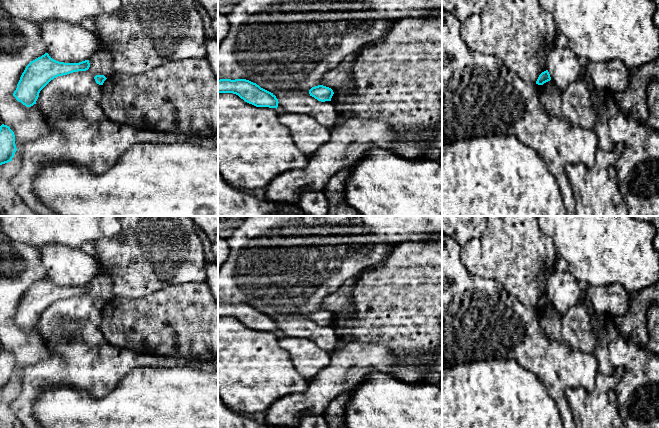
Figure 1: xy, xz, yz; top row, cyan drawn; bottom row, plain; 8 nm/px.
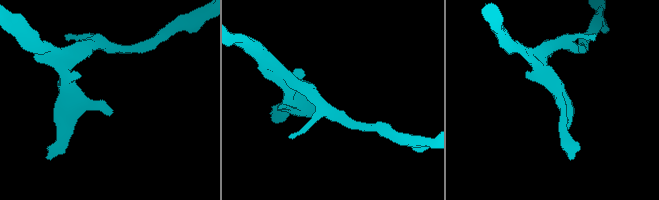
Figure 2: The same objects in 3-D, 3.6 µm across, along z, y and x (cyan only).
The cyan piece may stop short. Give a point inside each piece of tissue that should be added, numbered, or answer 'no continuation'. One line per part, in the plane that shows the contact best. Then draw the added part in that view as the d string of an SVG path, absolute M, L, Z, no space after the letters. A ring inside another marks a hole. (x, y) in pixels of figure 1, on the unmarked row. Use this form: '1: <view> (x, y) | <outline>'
no continuation

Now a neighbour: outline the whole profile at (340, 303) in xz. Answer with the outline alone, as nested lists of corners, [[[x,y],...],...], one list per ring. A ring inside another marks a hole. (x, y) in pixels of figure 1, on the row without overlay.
[[[394,245],[388,247],[388,254],[382,261],[365,268],[358,275],[347,279],[336,291],[330,295],[327,295],[322,302],[322,309],[331,312],[336,318],[352,317],[354,314],[352,293],[356,281],[362,276],[363,273],[374,268],[384,266],[389,259],[389,256],[394,251],[394,248]]]

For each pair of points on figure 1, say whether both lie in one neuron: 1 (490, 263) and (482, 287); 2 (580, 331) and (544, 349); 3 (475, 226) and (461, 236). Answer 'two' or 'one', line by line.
1: two
2: two
3: one

